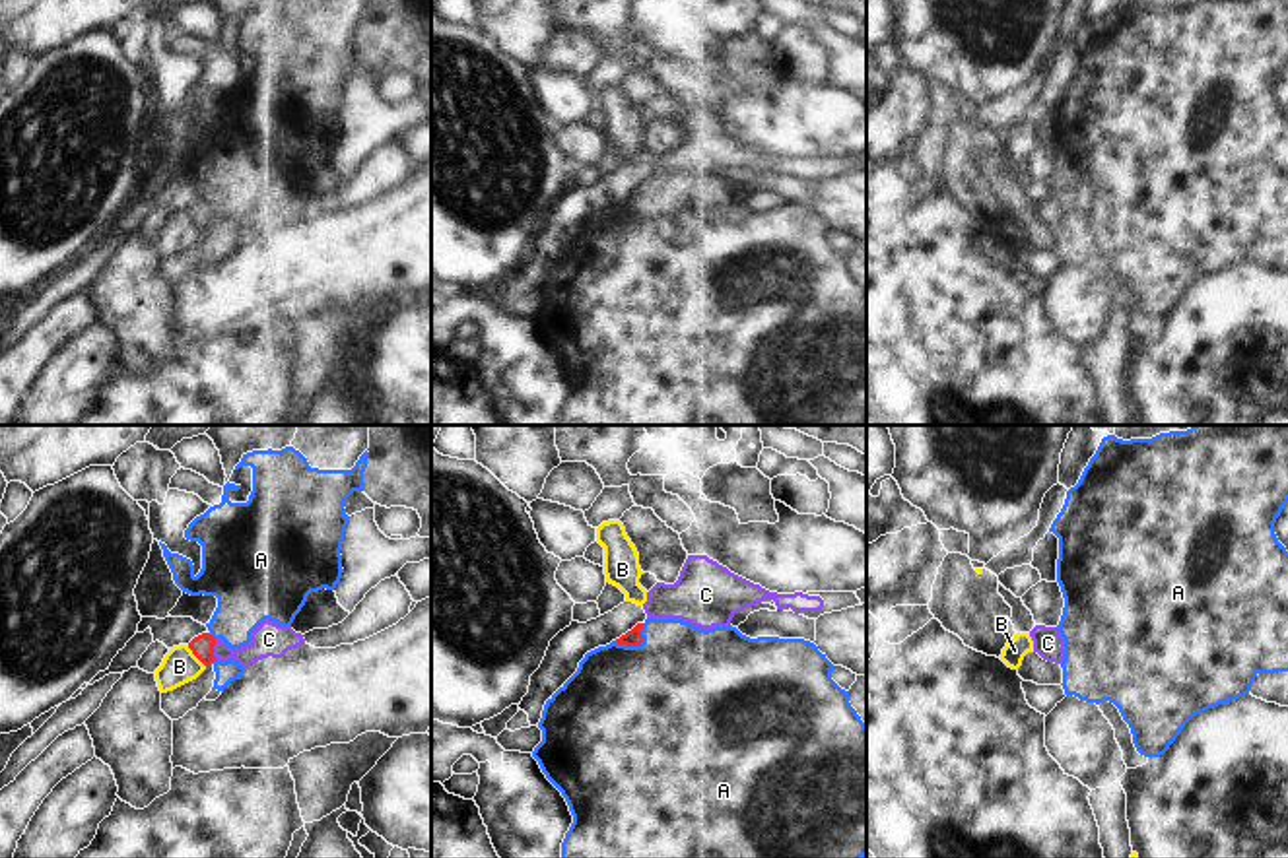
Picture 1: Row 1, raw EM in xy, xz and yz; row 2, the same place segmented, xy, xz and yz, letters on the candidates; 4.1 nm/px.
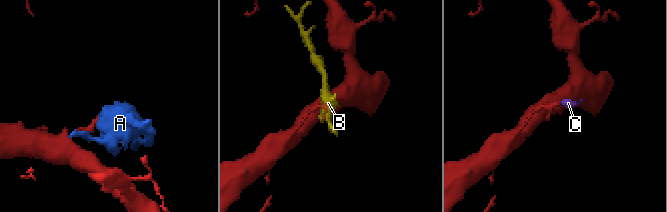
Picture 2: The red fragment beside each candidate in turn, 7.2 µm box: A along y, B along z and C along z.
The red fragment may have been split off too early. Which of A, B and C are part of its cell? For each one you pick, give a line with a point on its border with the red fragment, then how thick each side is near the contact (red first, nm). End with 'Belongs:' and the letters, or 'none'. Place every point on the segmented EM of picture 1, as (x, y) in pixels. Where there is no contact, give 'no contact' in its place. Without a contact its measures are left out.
C: contact xy (212, 649); calibres 100 and 140 nm
Belongs: C

